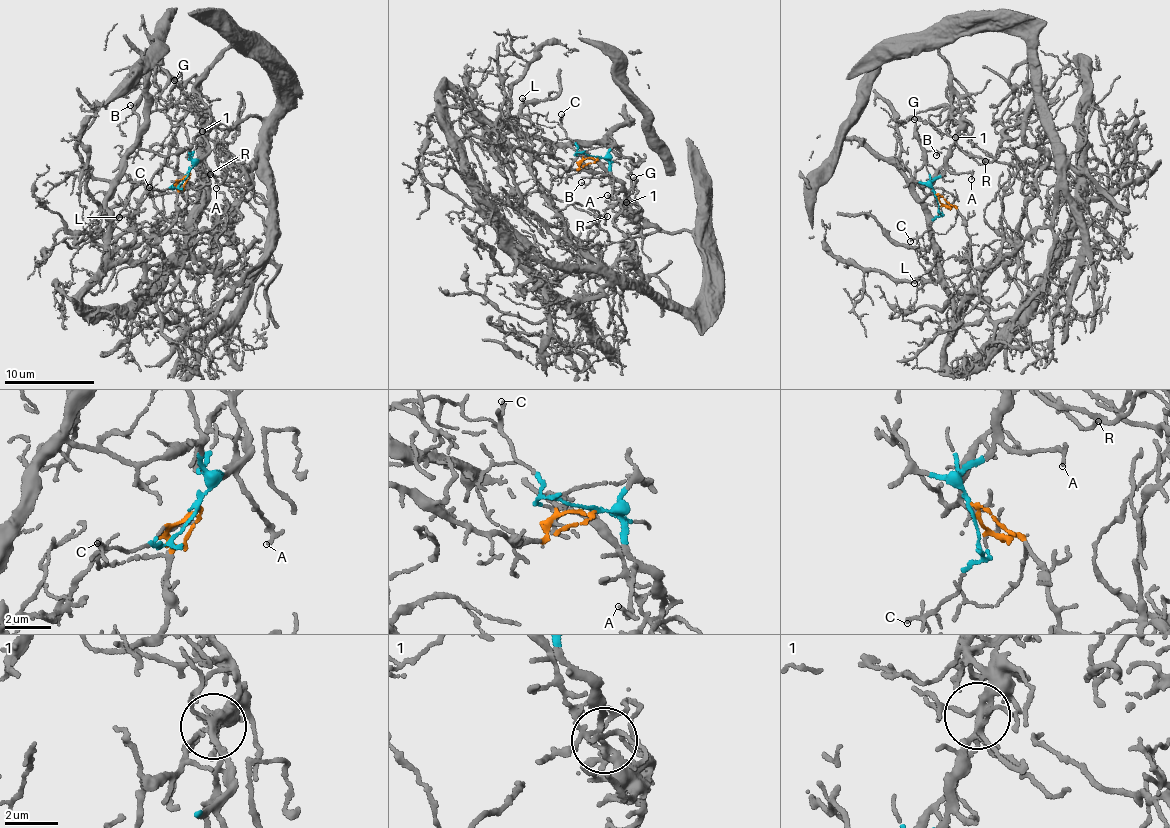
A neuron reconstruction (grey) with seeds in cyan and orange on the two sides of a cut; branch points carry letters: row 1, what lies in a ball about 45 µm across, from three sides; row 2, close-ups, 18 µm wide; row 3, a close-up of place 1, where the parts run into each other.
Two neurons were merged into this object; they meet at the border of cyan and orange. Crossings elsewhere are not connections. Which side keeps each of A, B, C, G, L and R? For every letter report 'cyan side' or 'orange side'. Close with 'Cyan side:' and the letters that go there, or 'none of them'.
A: cyan side
B: orange side
C: cyan side
G: cyan side
L: orange side
R: cyan side
Cyan side: A, C, G, R

